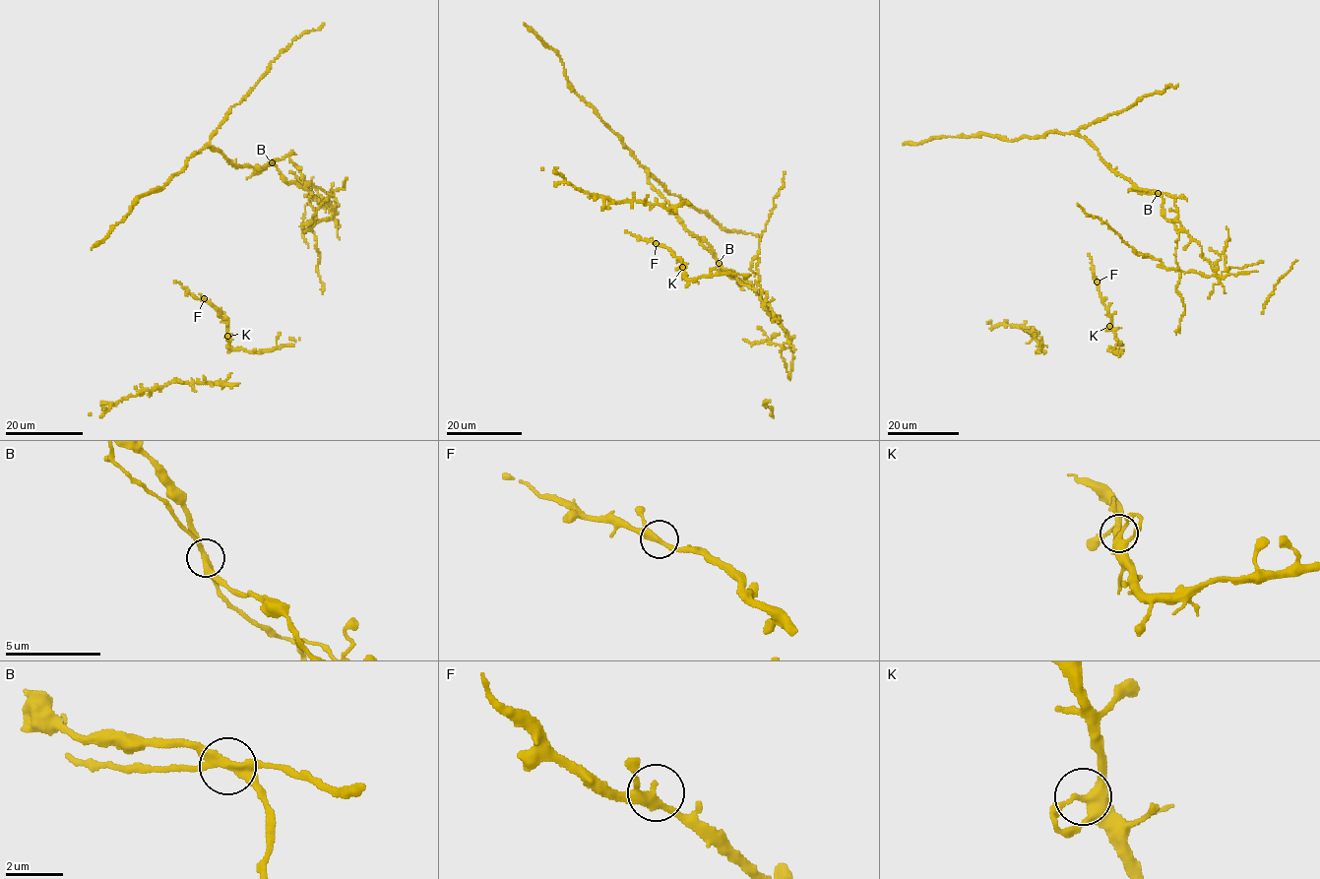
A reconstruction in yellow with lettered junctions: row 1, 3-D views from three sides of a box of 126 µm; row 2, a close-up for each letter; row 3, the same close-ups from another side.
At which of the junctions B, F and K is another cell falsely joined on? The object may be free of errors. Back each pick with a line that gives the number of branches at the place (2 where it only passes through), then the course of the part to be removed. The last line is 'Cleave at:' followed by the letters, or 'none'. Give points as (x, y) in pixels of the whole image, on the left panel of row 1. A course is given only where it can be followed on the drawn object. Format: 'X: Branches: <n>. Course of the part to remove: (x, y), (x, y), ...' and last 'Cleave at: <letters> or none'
B: Branches: 4. Course of the part to remove: (272, 162), (287, 156), (304, 180), (326, 192), (334, 212), (310, 229), (307, 221), (345, 177)
Cleave at: B

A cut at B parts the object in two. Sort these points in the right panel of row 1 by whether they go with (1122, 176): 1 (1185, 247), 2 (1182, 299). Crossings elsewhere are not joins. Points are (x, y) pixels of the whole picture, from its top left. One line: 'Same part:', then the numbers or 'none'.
Same part: 2

